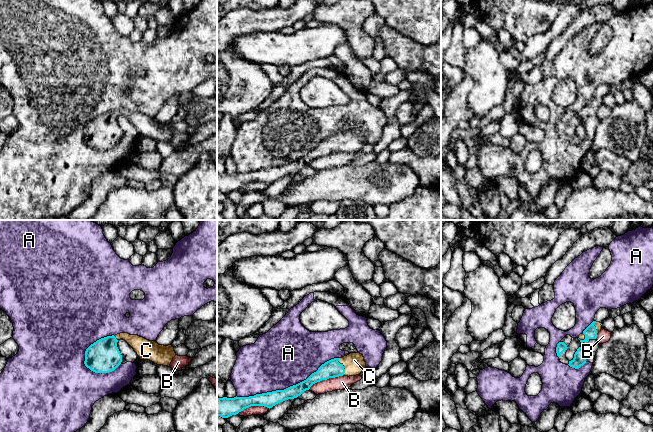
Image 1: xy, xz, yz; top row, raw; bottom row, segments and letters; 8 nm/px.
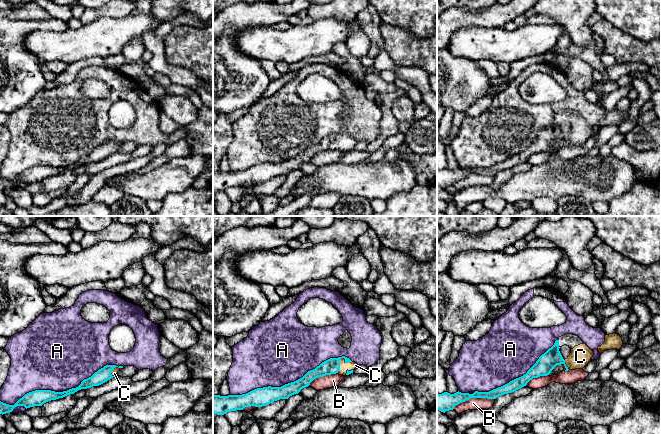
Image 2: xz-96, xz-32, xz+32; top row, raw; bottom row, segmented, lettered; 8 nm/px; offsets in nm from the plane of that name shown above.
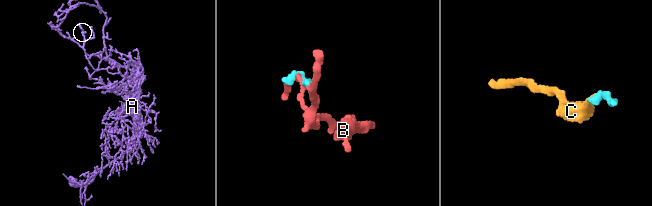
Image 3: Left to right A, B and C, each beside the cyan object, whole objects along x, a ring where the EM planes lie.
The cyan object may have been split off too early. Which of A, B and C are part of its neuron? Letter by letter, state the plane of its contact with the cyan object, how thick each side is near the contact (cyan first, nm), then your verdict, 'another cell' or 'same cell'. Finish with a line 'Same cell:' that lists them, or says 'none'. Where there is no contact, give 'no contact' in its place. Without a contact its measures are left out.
A: contact in xz; calibres 120 and 480 nm; another cell
B: contact in xz; calibres 140 and 110 nm; another cell
C: contact in xz; calibres 140 and 170 nm; same cell
Same cell: C

